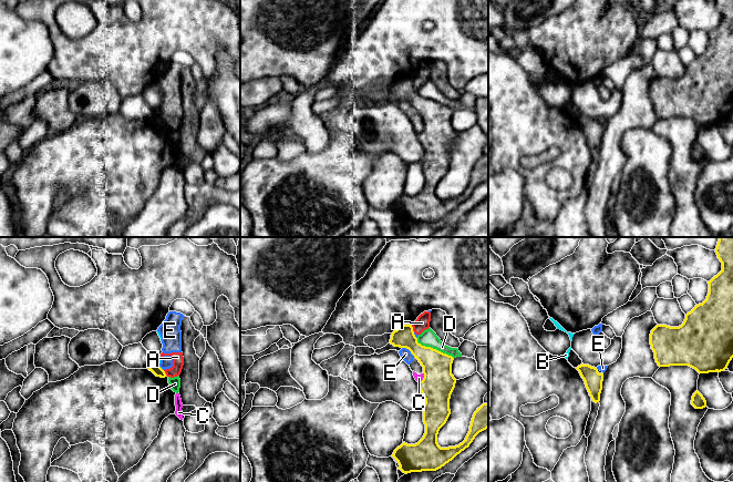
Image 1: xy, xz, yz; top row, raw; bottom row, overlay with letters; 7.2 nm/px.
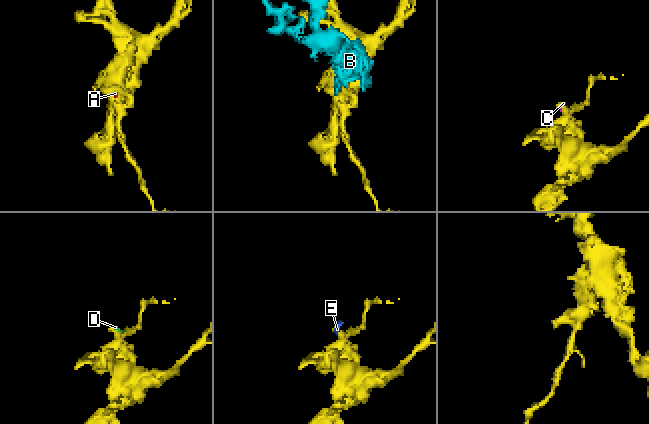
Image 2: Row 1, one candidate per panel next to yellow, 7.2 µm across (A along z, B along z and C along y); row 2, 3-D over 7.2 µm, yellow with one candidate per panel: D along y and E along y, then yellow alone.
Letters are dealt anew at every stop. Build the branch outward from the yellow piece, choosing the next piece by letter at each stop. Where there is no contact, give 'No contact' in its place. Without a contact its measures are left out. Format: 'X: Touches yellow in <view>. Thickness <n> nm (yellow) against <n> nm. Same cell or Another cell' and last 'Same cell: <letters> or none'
A: Touches yellow in xz. Thickness 160 nm (yellow) against 100 nm. Another cell
B: Touches yellow in xy. Thickness 70 nm (yellow) against 30 nm. Another cell
C: Touches yellow in xz. Thickness 240 nm (yellow) against 50 nm. Another cell
D: Touches yellow in xz. Thickness 240 nm (yellow) against 120 nm. Another cell
E: Touches yellow in xz. Thickness 200 nm (yellow) against 80 nm. Another cell
Same cell: none

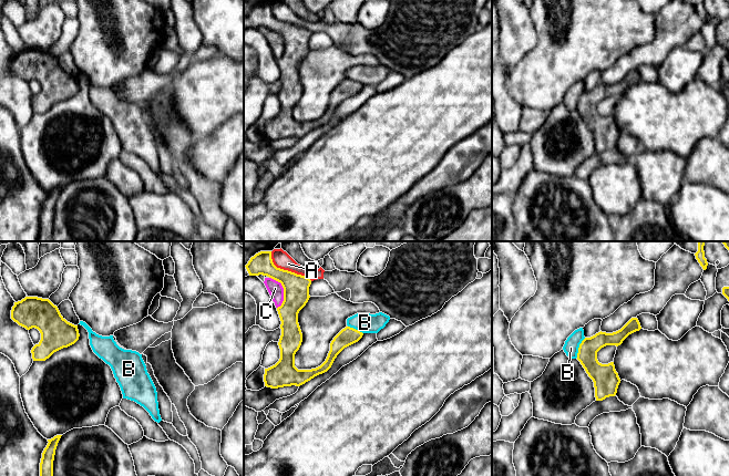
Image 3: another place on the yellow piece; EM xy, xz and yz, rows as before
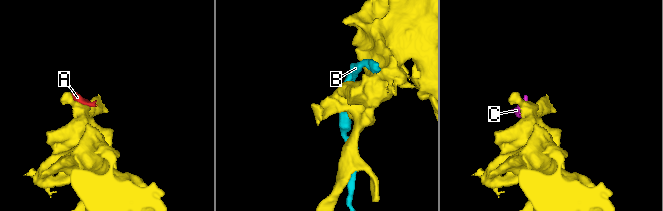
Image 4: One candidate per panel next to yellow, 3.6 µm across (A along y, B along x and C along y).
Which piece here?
A: Touches yellow in xz. Thickness 190 nm (yellow) against 120 nm. Another cell
B: Touches yellow in yz. Thickness 150 nm (yellow) against 110 nm. Another cell
C: Touches yellow in xz. Thickness 190 nm (yellow) against 110 nm. Another cell
Same cell: none

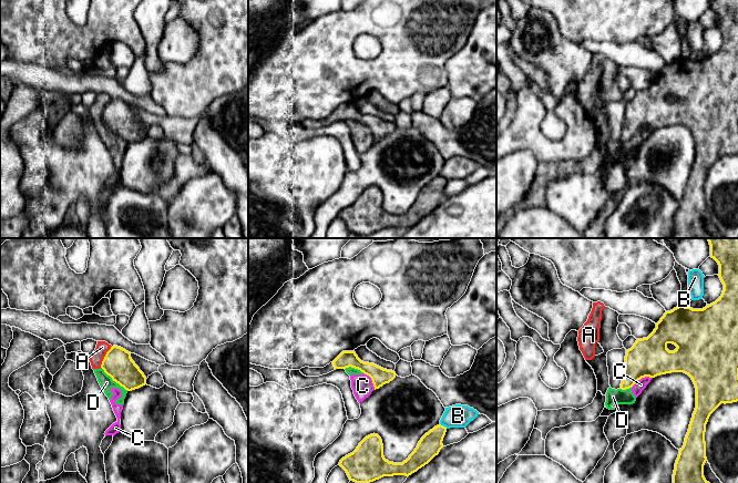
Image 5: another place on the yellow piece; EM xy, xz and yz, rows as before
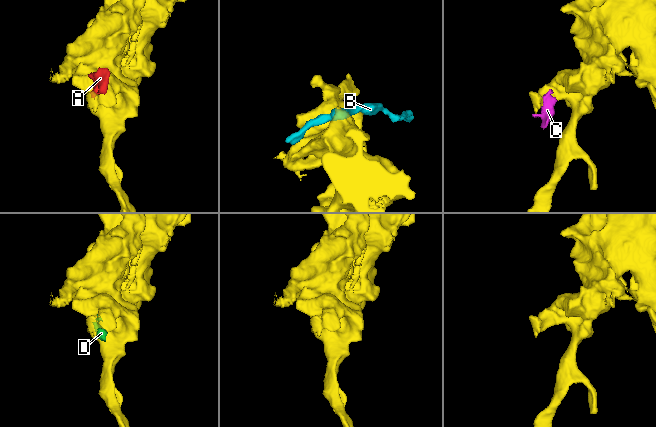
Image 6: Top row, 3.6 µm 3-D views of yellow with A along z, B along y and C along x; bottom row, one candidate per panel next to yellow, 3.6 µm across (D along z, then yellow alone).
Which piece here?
A: Touches yellow in xy. Thickness 220 nm (yellow) against 90 nm. Another cell
B: Touches yellow in xz. Thickness 160 nm (yellow) against 170 nm. Another cell
C: Touches yellow in yz. Thickness 280 nm (yellow) against 80 nm. Another cell
D: Touches yellow in xy. Thickness 220 nm (yellow) against 100 nm. Another cell
Same cell: none

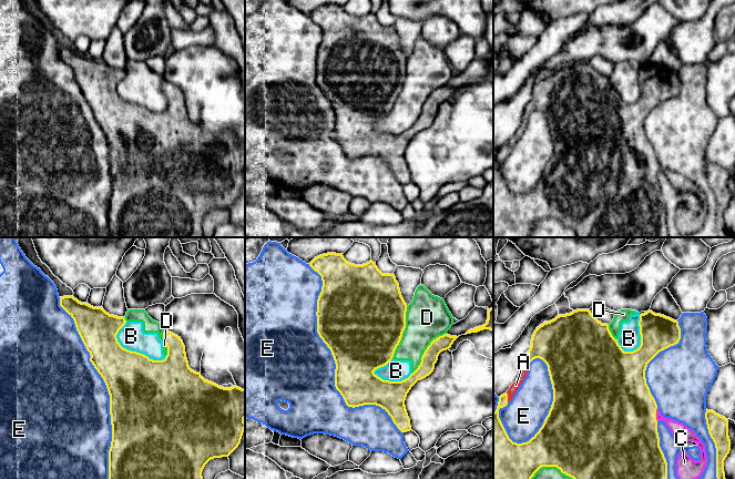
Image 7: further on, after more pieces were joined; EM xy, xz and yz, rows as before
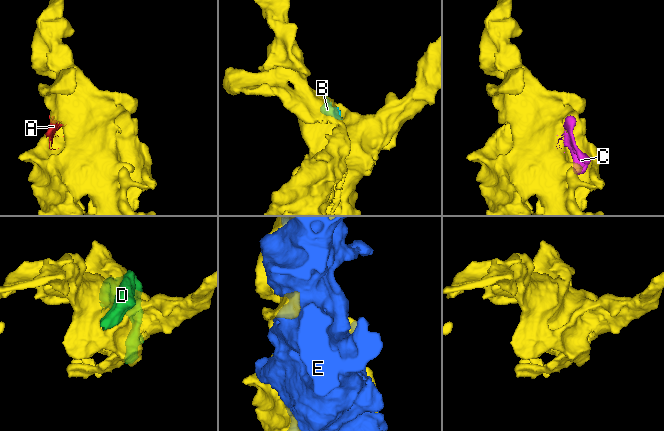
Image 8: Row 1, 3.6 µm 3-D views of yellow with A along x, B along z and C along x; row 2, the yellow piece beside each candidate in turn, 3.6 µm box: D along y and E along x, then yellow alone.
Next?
A: Touches yellow in yz. Thickness 300 nm (yellow) against 60 nm. Same cell
B: Touches yellow in xy. Thickness 440 nm (yellow) against 190 nm. Another cell
C: Touches yellow in yz. Thickness 500 nm (yellow) against 110 nm. Same cell
D: Touches yellow in xz. Thickness 500 nm (yellow) against 320 nm. Another cell
E: Touches yellow in xz. Thickness 460 nm (yellow) against 480 nm. Another cell
Same cell: A, C

